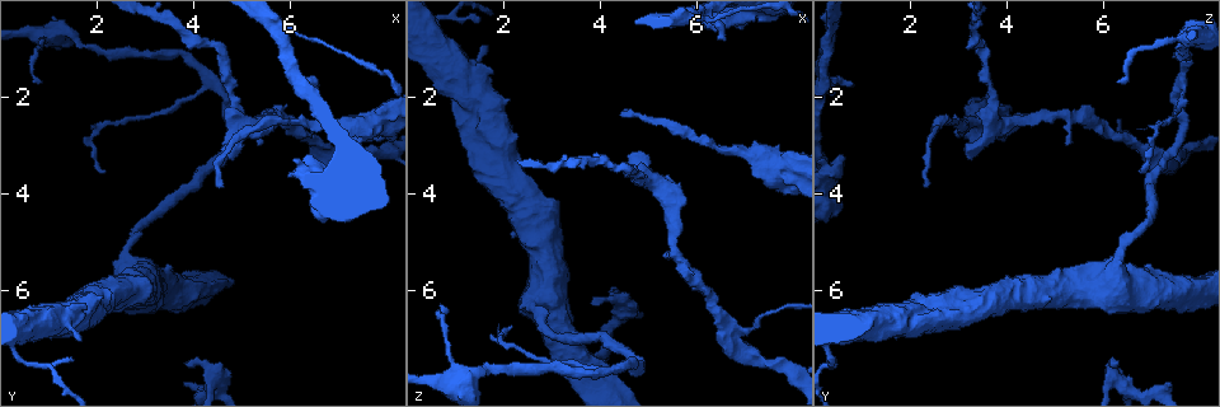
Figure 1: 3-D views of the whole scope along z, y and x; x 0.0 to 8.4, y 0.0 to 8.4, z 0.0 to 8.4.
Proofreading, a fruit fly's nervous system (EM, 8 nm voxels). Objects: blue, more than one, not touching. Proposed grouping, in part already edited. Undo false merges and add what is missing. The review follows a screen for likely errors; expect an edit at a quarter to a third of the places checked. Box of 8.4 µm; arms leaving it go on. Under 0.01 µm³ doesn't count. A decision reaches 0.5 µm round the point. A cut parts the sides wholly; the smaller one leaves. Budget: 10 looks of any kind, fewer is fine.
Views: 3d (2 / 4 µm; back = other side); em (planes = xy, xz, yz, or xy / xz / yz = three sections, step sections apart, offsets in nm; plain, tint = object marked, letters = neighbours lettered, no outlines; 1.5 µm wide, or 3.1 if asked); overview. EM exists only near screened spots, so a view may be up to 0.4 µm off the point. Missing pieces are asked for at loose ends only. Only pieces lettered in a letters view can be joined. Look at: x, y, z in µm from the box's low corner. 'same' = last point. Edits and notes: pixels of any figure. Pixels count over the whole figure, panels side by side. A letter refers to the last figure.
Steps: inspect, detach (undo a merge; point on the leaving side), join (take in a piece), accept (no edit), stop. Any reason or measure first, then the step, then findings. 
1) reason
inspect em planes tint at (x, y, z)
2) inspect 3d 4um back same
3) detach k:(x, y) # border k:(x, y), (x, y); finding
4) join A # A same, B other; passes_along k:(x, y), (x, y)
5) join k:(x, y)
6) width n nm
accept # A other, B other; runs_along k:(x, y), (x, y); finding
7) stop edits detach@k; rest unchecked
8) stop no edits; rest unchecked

an open end
inspect 3d 2um at (3.85, 7.55, 6.25)

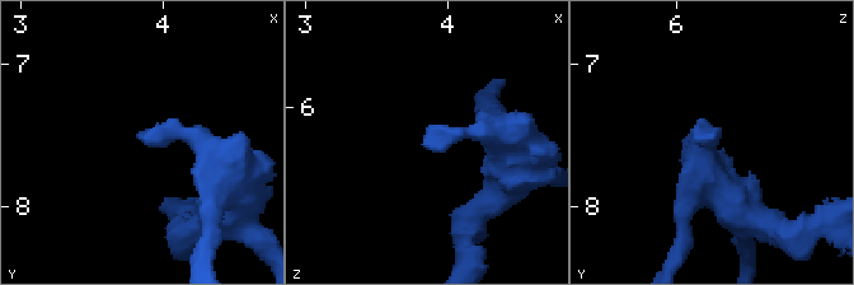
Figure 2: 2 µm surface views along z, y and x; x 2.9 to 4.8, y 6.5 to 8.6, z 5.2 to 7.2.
shape alone is not enough
inspect em planes letters at (3.80, 7.50, 6.28)

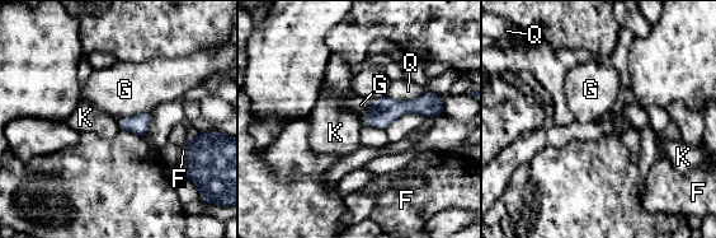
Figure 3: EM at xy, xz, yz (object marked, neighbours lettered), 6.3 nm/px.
width 130 nm
accept # F other, G other, K other, Q other; runs_along 3:(434, 108), (386, 110), (367, 120); none of them fits

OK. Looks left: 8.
thin end
inspect 3d 4um at (4.55, 3.90, 2.30)

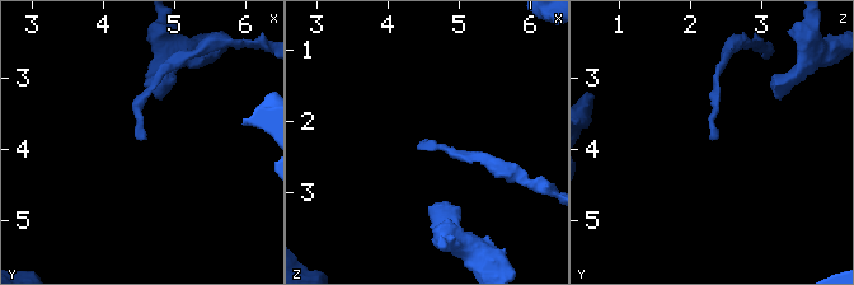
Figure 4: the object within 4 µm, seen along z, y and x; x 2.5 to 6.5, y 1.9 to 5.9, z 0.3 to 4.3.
inspect em planes plain at (4.60, 3.90, 2.35)

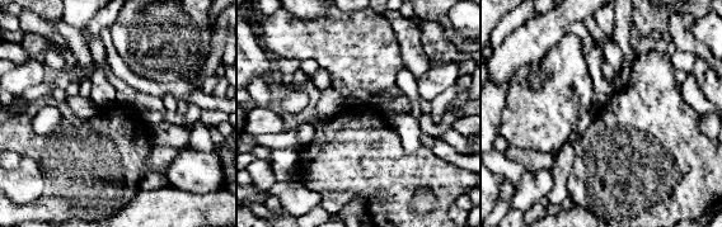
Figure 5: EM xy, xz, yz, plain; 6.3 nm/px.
see the neighbours
inspect em planes letters same

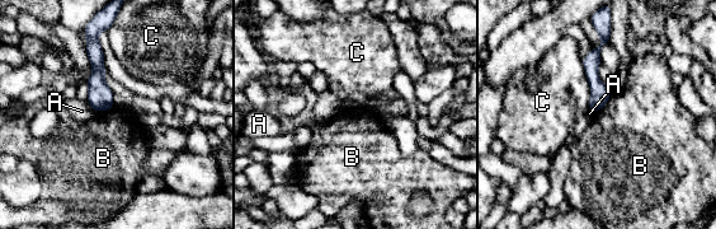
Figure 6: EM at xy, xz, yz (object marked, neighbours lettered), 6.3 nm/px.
accept # A other, B other, C other; border 6:(611, 93), (607, 102), (593, 112); none of them fits

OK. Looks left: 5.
inspect 3d 4um at (6.30, 2.60, 3.00)

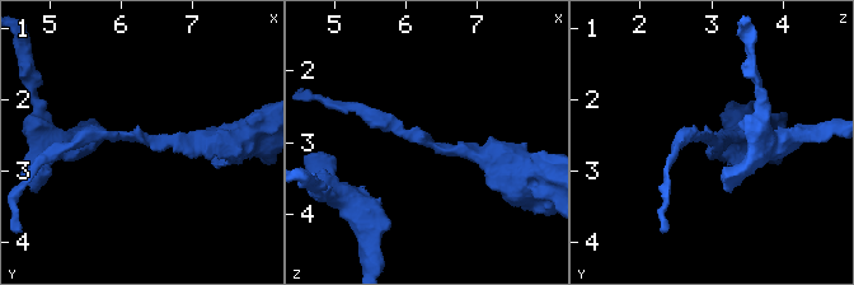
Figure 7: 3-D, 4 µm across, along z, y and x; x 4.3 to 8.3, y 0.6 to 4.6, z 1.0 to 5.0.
arm_widths 190, 220 nm
inspect em planes plain at (6.35, 2.55, 3.00)

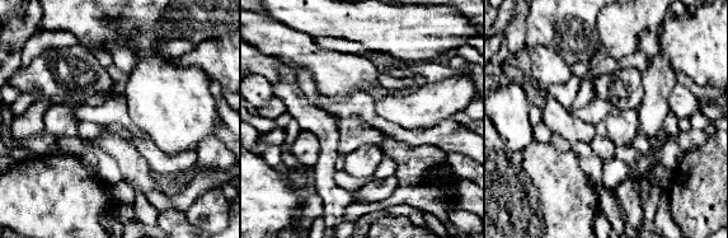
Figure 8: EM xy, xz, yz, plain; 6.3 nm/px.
inspect em planes letters same

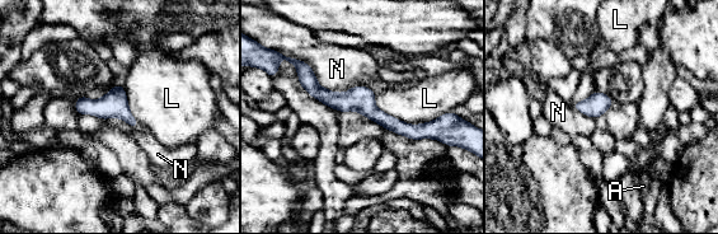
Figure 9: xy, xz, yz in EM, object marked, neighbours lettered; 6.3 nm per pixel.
width 160 nm
accept # A other, L other, N other; border 9:(374, 97), (409, 123), (451, 110); one cell here

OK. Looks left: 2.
stop no edits; rest unchecked

